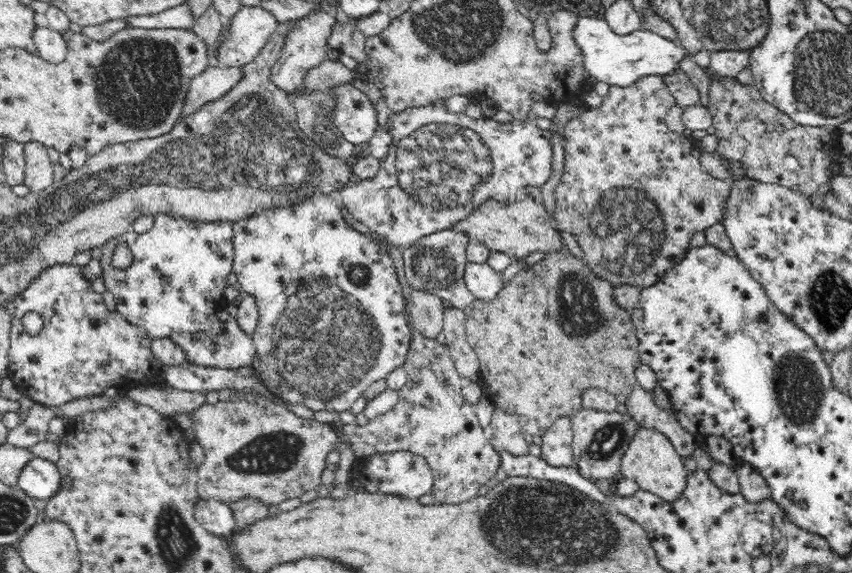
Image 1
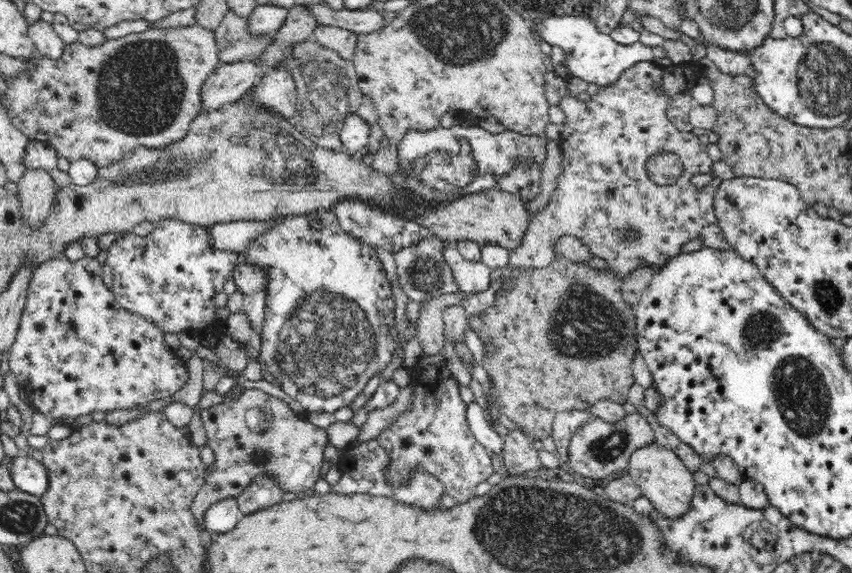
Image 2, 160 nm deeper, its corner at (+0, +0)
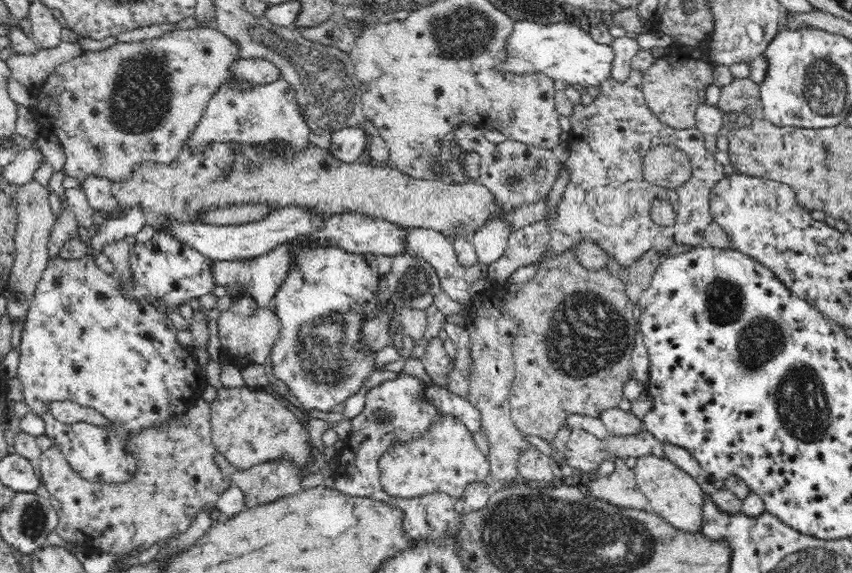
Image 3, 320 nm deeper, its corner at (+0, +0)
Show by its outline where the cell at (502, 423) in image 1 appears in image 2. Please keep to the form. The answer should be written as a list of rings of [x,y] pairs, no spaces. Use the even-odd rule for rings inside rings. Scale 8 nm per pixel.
[[[511,430],[510,434],[502,439],[502,457],[510,476],[521,475],[528,470],[538,470],[543,466],[539,458],[539,451],[522,431]]]

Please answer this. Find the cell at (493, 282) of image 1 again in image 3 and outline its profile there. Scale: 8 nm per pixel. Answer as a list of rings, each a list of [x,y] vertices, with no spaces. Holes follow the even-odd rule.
[[[405,228],[405,250],[403,254],[408,254],[412,257],[418,257],[426,262],[429,262],[436,271],[438,280],[440,281],[441,289],[447,292],[447,295],[461,307],[468,307],[473,300],[469,293],[469,288],[475,280],[488,277],[488,267],[480,263],[474,264],[471,267],[463,267],[456,259],[456,253],[453,248],[453,242],[450,237],[442,235],[440,232],[435,232],[430,228]]]

